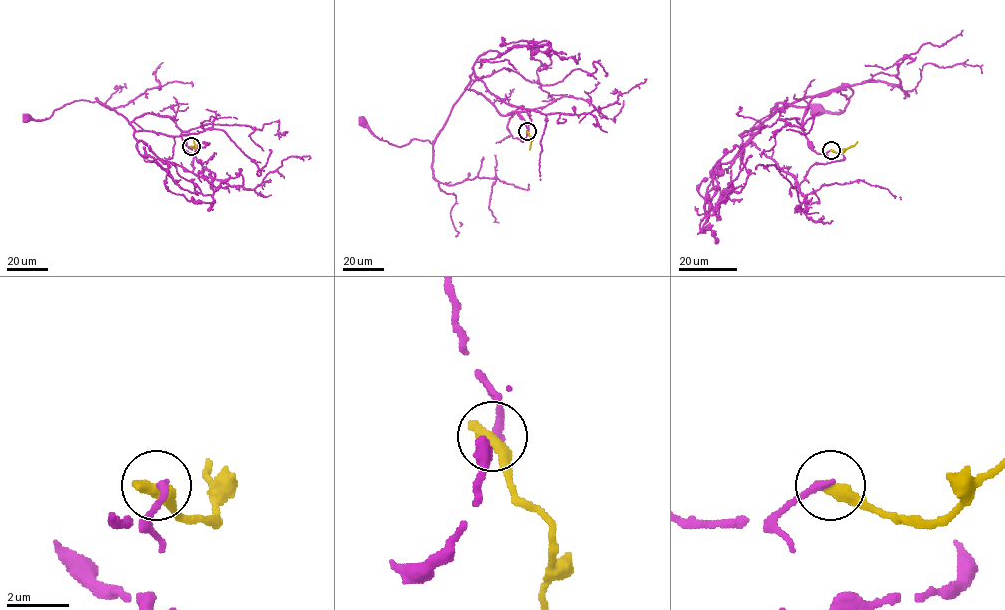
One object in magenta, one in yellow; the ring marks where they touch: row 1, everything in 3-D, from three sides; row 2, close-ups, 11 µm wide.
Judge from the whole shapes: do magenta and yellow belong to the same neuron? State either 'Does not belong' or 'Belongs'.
Does not belong

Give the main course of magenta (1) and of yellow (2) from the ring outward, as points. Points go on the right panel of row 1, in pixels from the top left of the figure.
1: (831, 150), (807, 141), (807, 107), (780, 103), (771, 116), (843, 84), (853, 91), (842, 111), (816, 110)
2: (831, 150), (842, 153), (857, 141)

